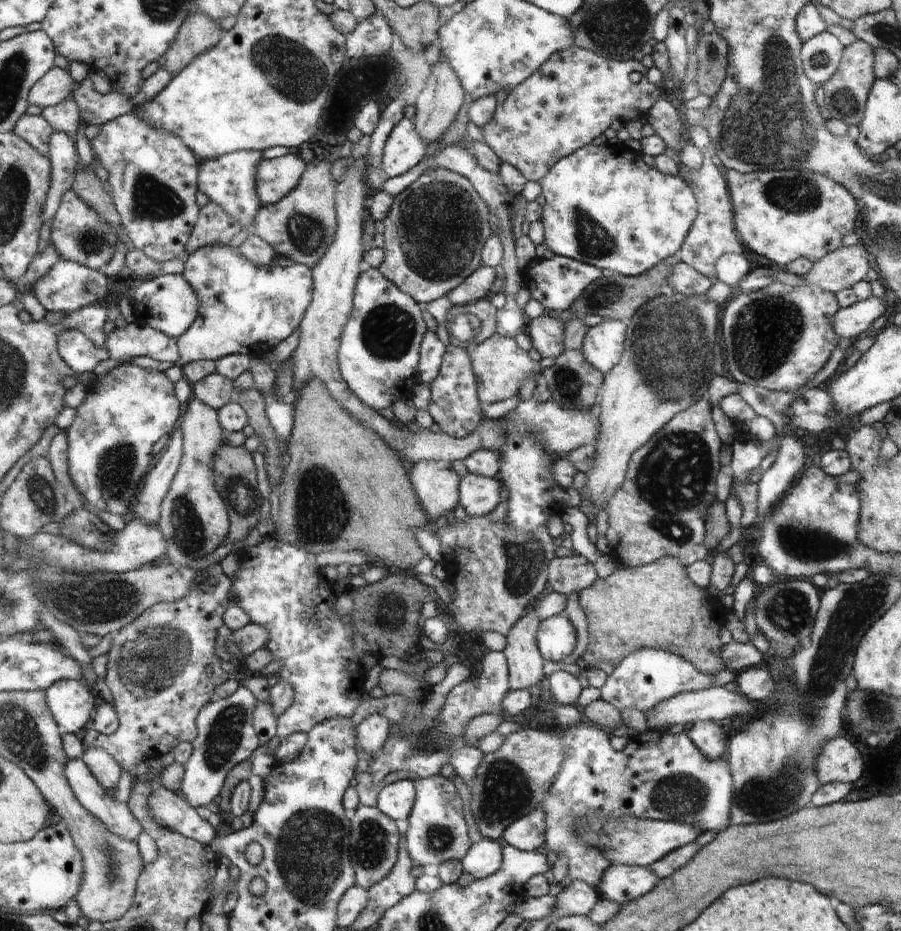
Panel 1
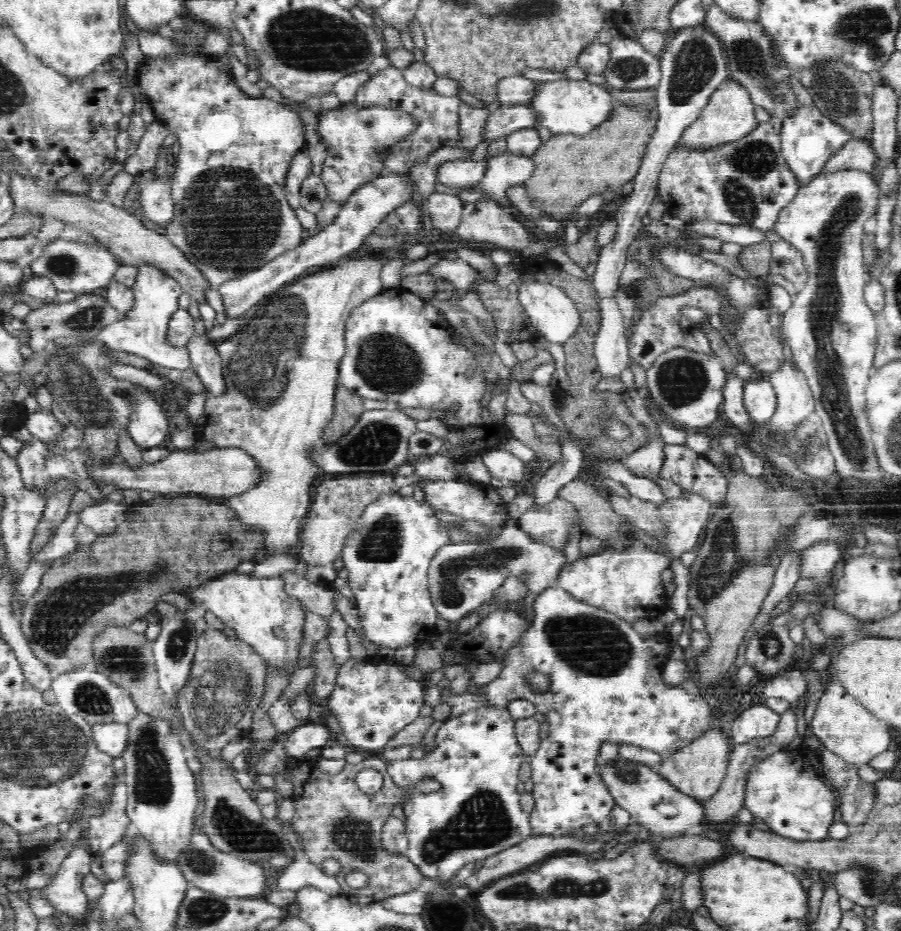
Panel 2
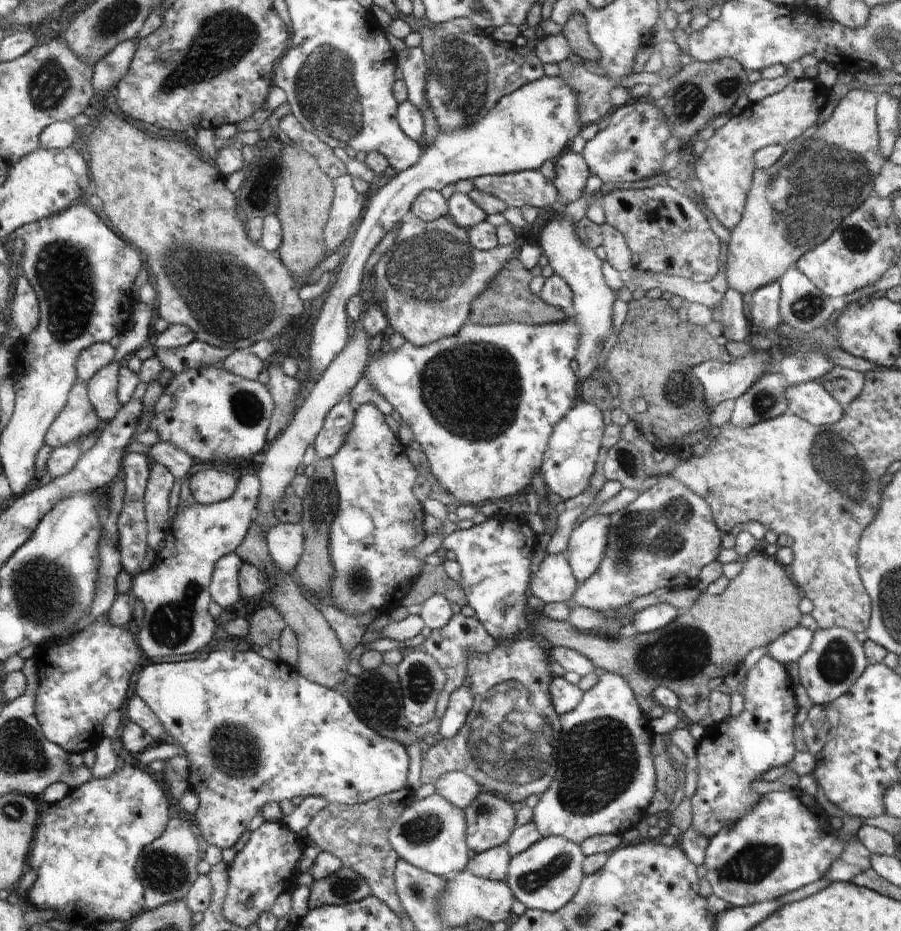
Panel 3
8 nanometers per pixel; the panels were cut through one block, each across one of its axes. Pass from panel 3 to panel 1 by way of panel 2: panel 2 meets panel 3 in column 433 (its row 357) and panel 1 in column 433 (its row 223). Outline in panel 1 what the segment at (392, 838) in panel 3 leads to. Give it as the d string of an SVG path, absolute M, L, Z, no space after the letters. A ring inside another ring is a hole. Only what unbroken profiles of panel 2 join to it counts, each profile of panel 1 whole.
M430 776L416 780L416 802L412 814L404 823L406 850L416 866L424 866L433 871L440 863L448 860L464 859L469 854L470 838L462 816L462 799L460 795L450 794L444 786L450 784L447 776Z

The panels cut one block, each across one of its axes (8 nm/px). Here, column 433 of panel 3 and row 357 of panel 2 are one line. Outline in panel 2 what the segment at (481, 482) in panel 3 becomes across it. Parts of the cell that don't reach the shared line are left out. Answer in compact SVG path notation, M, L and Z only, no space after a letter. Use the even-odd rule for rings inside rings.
M401 286L384 288L381 293L376 293L376 296L357 306L347 318L345 354L339 364L338 384L345 386L350 393L361 396L362 399L384 401L389 407L442 411L445 413L445 419L438 418L438 420L445 422L451 432L458 431L466 438L465 444L459 447L454 446L455 448L445 450L439 455L420 458L413 466L414 473L422 480L460 479L456 471L460 464L466 464L477 457L477 453L481 453L479 456L484 456L486 452L490 452L489 450L497 449L497 445L503 439L510 438L505 420L496 422L489 410L480 405L487 389L484 370L478 366L476 359L466 347L453 341L452 335L452 326L440 313L440 298L436 297L430 302ZM457 406L458 411L449 412L451 407L457 409Z

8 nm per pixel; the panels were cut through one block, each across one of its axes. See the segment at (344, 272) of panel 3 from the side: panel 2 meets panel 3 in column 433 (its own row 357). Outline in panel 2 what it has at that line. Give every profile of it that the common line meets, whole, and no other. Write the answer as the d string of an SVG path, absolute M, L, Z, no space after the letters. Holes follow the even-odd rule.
M140 265L137 267L137 275L133 284L135 306L128 314L116 323L109 324L95 334L88 341L101 342L112 350L129 352L136 356L144 357L155 365L174 370L186 370L191 367L190 353L186 347L176 348L169 344L165 332L167 331L169 318L178 308L178 297L183 293L179 282L168 276L166 272L154 265Z

